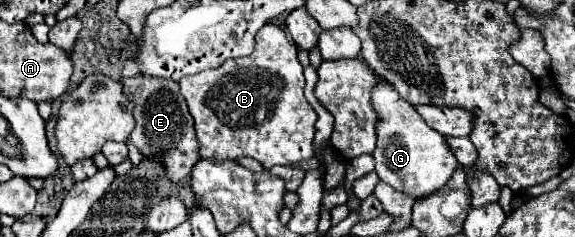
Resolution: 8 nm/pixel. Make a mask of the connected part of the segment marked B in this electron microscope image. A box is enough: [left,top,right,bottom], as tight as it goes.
[179,23,317,169]

